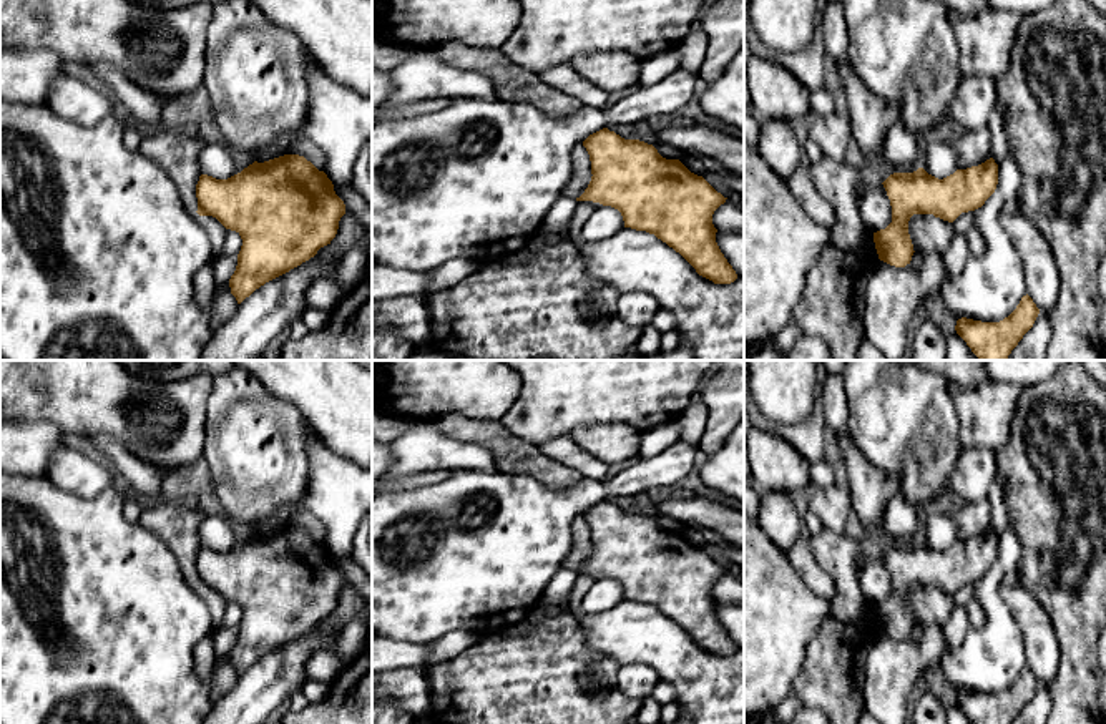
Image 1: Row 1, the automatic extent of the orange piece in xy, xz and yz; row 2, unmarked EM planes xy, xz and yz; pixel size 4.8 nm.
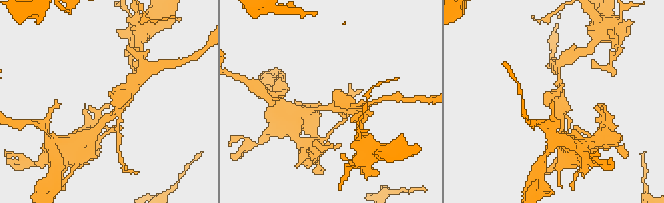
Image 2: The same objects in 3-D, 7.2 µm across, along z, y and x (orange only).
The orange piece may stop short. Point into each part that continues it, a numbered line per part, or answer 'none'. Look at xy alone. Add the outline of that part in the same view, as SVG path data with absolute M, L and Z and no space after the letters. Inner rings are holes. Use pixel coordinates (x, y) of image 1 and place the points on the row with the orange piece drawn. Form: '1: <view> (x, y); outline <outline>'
none

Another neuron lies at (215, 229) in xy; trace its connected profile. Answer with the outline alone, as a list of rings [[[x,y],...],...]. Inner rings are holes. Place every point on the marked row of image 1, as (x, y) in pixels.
[[[199,216],[199,223],[209,236],[213,251],[221,252],[228,229],[213,216]]]

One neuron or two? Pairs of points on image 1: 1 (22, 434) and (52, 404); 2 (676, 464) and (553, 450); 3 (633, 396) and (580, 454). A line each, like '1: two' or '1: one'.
1: two
2: two
3: two

